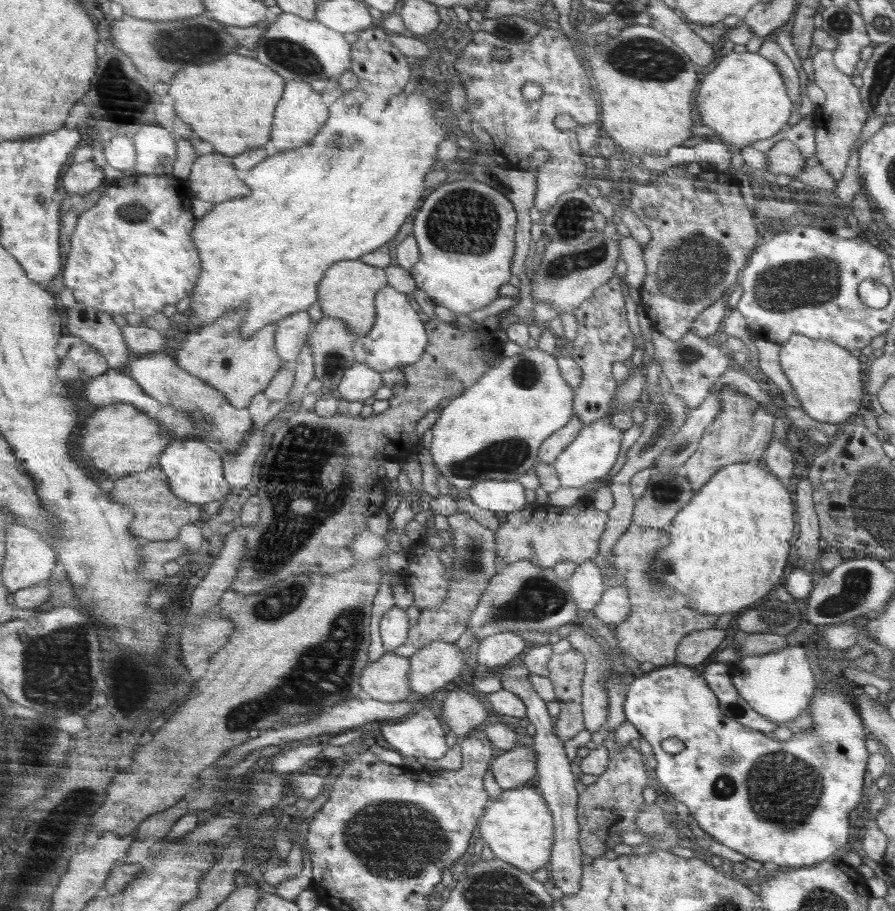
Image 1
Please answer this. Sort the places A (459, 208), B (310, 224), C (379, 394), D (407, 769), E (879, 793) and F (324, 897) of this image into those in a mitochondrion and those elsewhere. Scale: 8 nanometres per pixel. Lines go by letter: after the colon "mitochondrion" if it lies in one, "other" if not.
A: mitochondrion
B: other
C: other
D: other
E: other
F: other

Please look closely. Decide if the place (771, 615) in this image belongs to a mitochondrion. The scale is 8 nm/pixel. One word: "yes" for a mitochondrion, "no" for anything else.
yes

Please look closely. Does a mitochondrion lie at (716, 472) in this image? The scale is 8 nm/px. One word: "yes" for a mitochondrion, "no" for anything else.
no

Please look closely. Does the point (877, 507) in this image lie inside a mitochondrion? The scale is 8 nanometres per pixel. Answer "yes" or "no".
yes

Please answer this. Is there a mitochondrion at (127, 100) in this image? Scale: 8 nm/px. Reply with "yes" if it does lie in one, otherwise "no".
yes

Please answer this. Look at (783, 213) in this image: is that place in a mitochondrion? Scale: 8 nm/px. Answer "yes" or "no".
no

